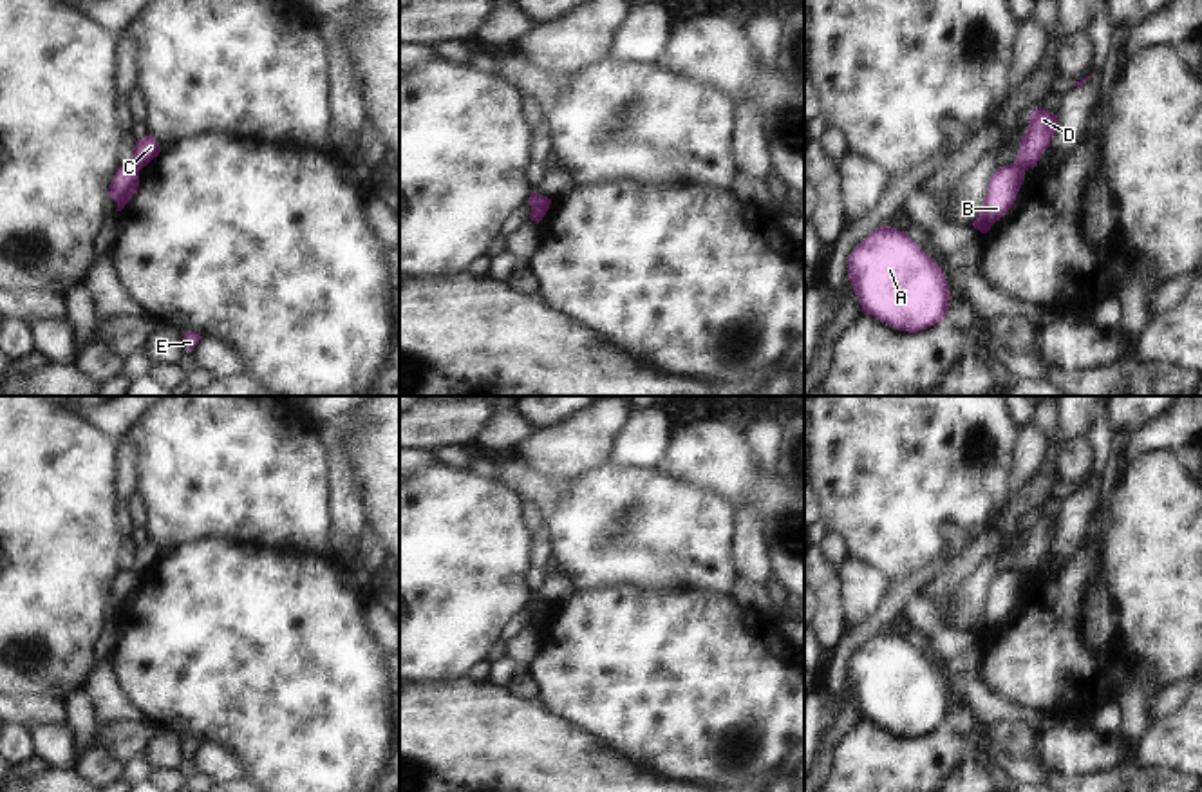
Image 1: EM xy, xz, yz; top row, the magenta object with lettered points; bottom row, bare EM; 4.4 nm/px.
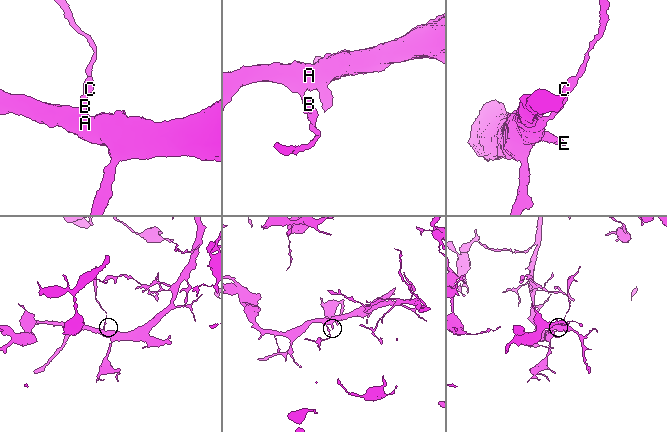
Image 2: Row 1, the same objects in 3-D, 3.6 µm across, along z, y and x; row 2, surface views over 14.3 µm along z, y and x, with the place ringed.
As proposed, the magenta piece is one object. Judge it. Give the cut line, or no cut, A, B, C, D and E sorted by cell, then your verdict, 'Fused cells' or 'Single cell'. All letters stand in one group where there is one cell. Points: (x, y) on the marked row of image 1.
Split along yz (1011, 163), (1023, 170). Groups: A B E / C D. Fused cells.

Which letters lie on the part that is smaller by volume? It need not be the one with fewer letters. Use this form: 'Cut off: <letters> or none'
Cut off: C, D

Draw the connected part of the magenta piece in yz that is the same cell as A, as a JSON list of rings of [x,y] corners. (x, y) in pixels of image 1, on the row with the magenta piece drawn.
[[[891,226],[877,228],[853,248],[848,280],[862,313],[898,331],[927,329],[949,309],[942,268],[906,231]]]

